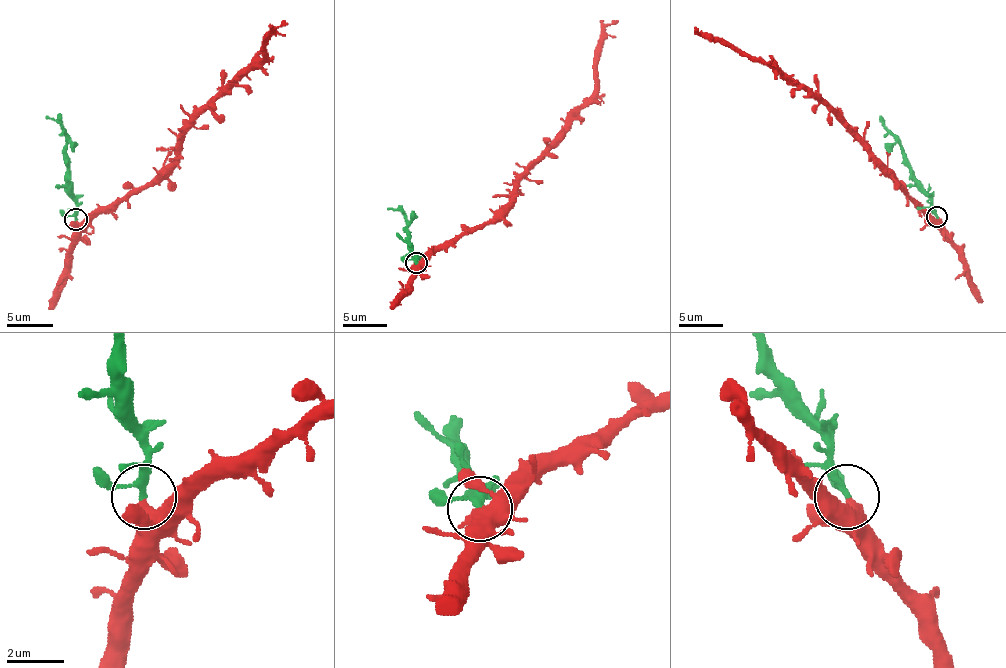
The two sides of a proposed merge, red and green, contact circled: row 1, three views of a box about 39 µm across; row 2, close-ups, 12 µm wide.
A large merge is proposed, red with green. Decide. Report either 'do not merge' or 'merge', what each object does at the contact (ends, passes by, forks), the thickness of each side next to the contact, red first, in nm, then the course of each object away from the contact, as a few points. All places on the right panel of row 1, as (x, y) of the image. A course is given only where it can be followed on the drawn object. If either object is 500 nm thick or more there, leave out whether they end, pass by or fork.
do not merge; calibres 550 and 200 nm; course red (937, 217), (935, 219), (909, 195), (858, 138), (803, 88), (788, 83), (768, 64), (753, 62), (694, 29); course green (937, 217), (930, 195), (913, 175), (906, 154), (882, 119)

